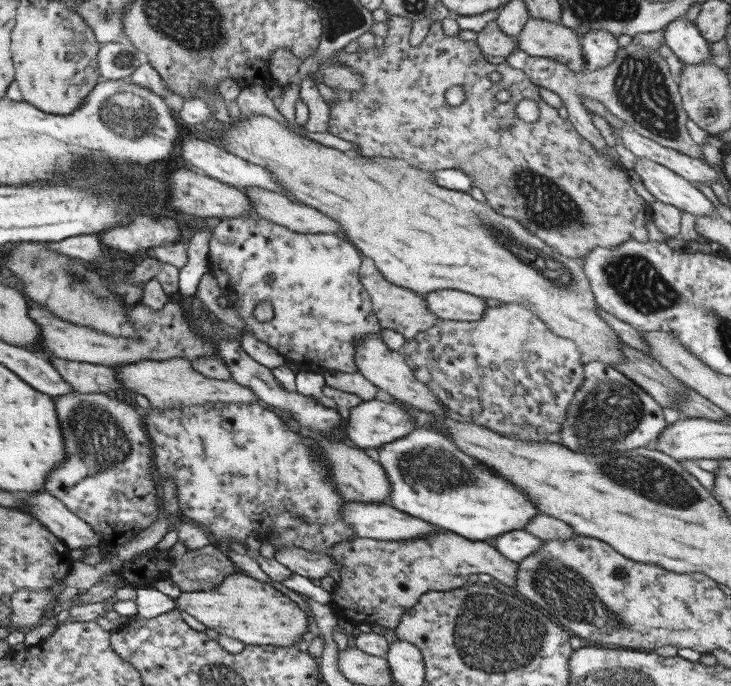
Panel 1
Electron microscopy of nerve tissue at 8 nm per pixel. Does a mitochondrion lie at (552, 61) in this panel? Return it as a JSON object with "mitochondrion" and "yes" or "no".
{"mitochondrion":"no"}

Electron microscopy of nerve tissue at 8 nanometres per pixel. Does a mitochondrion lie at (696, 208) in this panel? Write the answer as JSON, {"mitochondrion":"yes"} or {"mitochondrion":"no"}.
{"mitochondrion":"no"}

